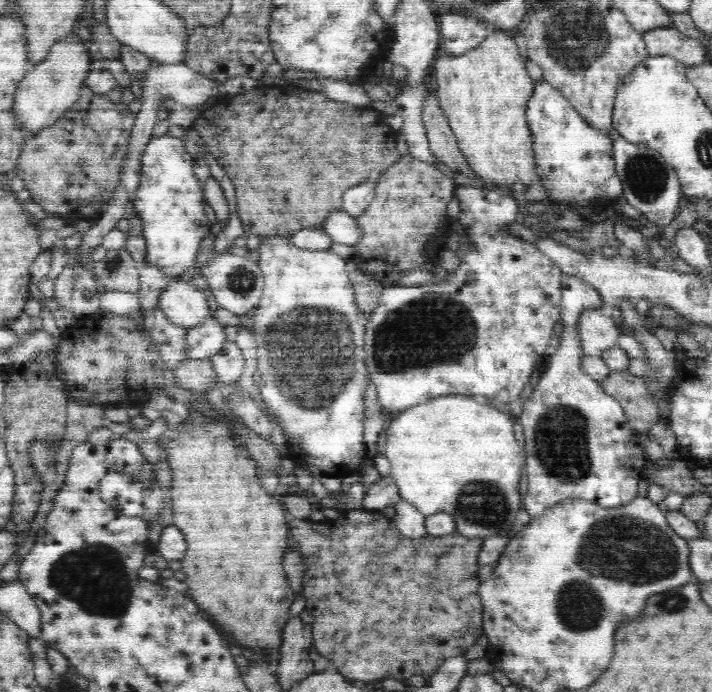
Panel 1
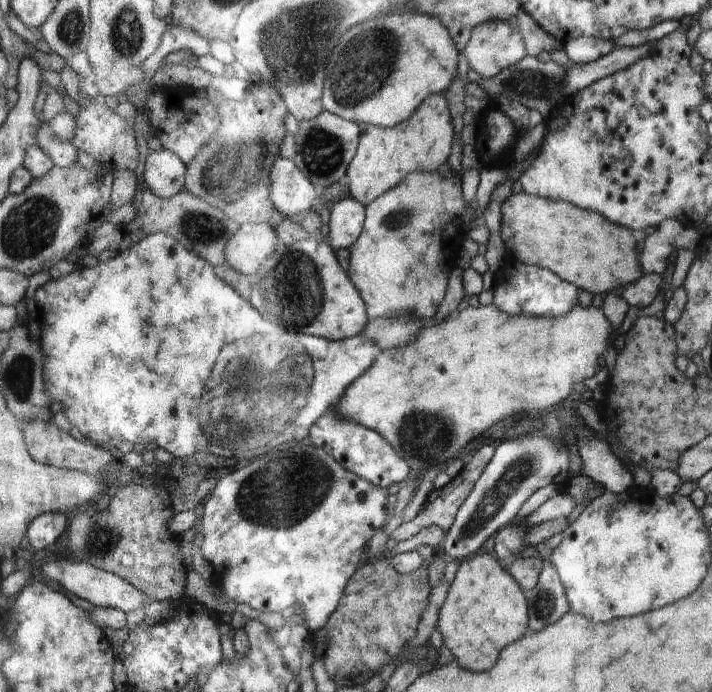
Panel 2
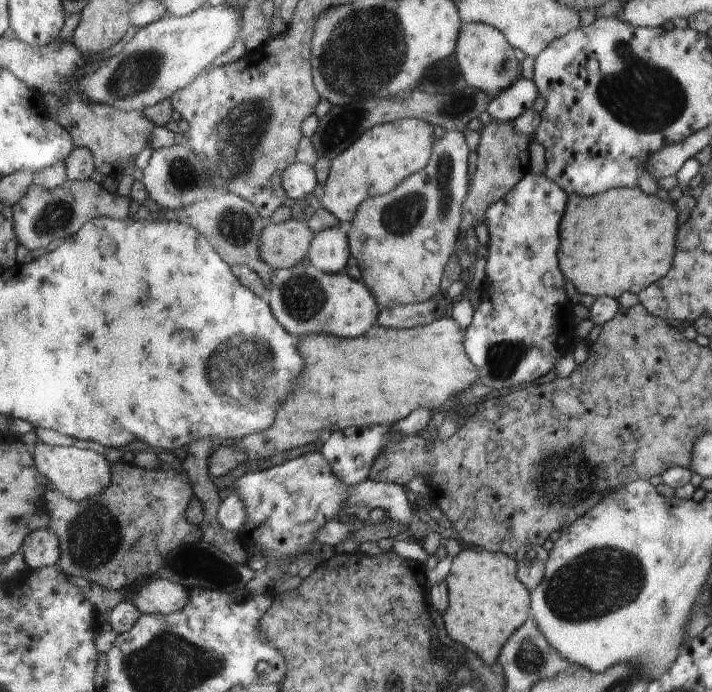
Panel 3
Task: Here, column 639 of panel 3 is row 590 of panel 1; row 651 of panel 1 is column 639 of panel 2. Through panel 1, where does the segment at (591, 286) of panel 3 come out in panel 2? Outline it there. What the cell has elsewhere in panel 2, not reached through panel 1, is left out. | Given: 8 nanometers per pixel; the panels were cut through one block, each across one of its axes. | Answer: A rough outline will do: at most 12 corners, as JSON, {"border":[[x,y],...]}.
{"border":[[524,191],[500,236],[590,294],[640,276],[633,230]]}

